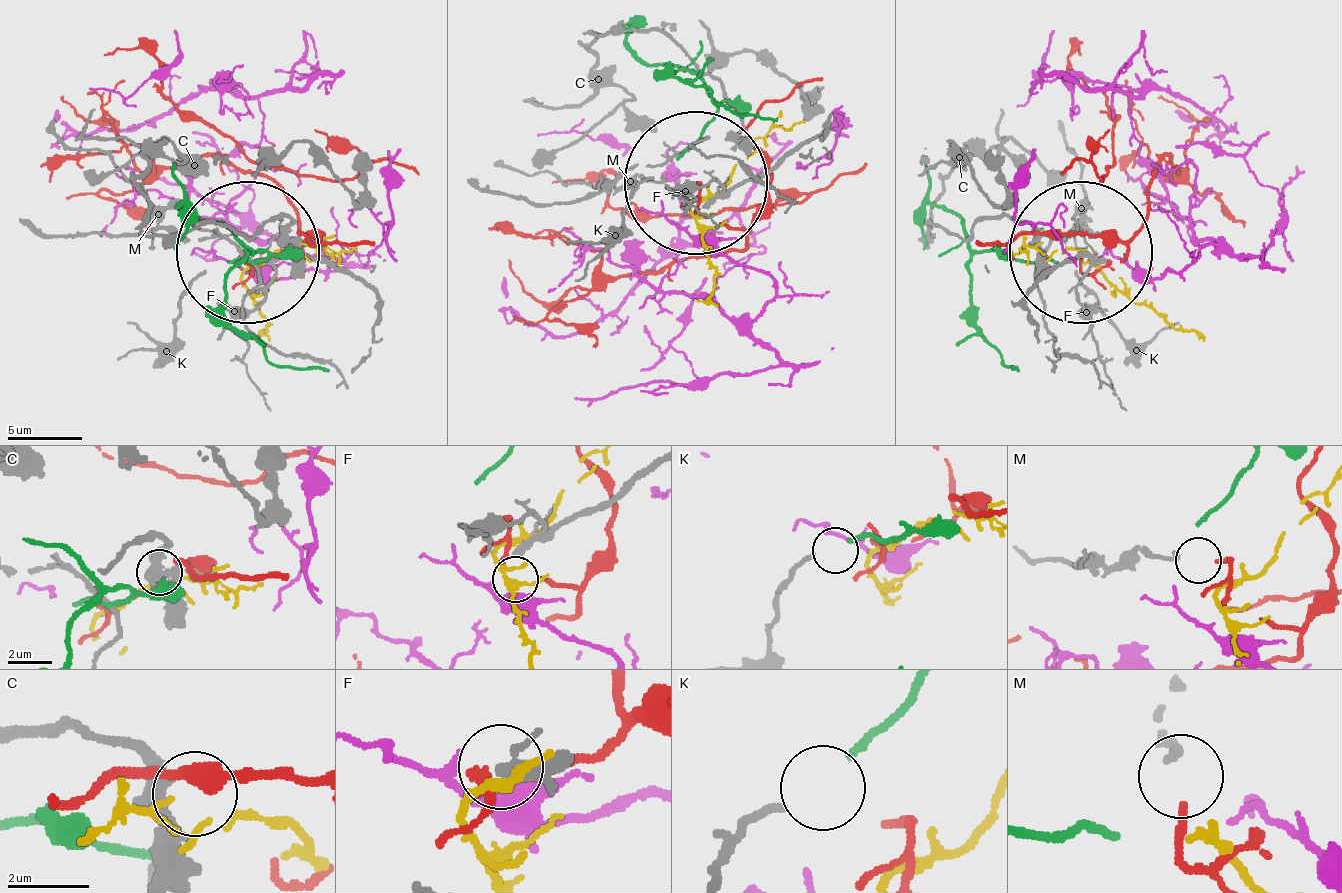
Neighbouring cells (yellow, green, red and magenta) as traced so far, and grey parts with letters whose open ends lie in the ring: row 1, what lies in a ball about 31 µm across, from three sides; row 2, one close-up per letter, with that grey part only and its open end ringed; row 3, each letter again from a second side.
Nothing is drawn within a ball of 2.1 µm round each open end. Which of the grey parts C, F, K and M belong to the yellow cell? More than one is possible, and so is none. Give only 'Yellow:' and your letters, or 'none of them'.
Yellow: none of them

